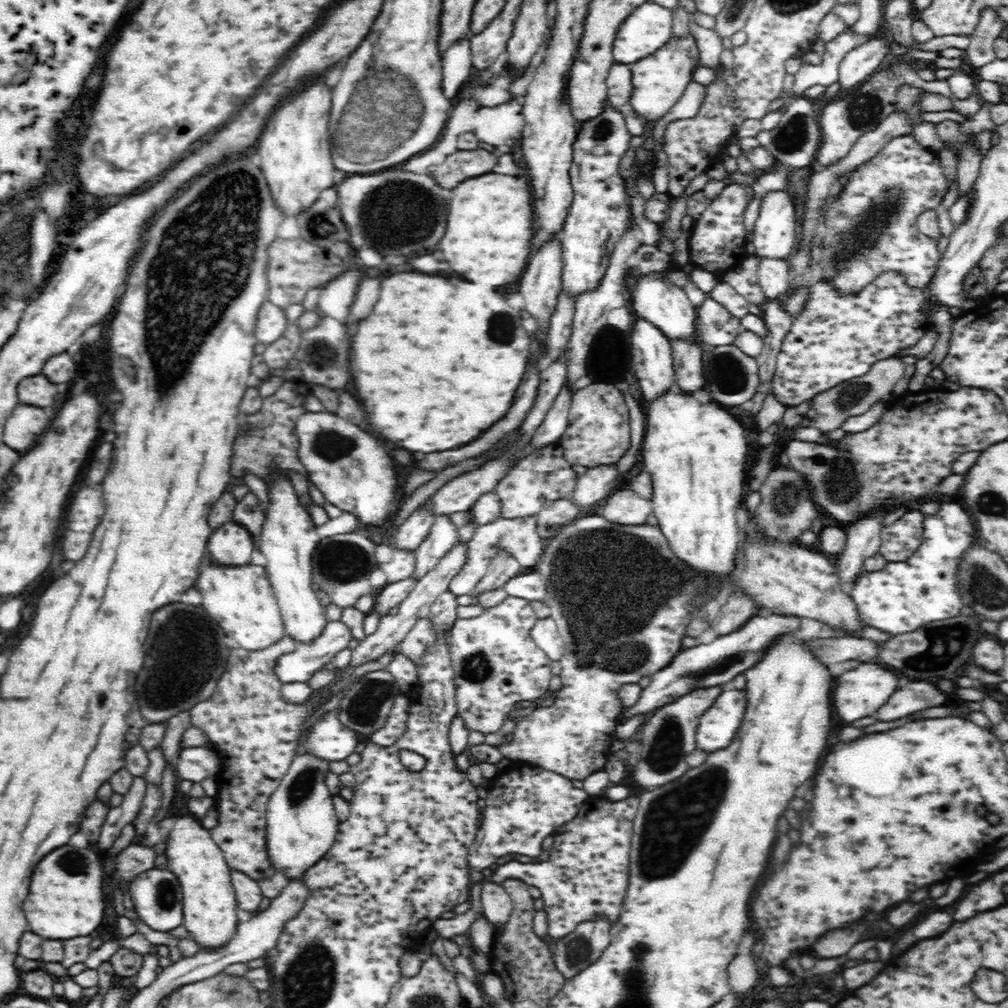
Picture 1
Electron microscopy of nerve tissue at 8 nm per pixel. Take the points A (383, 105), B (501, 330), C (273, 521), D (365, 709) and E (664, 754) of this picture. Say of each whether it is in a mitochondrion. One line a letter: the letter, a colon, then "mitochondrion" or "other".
A: mitochondrion
B: mitochondrion
C: other
D: mitochondrion
E: mitochondrion

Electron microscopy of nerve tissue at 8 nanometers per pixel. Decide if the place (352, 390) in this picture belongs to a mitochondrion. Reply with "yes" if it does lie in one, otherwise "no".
no

